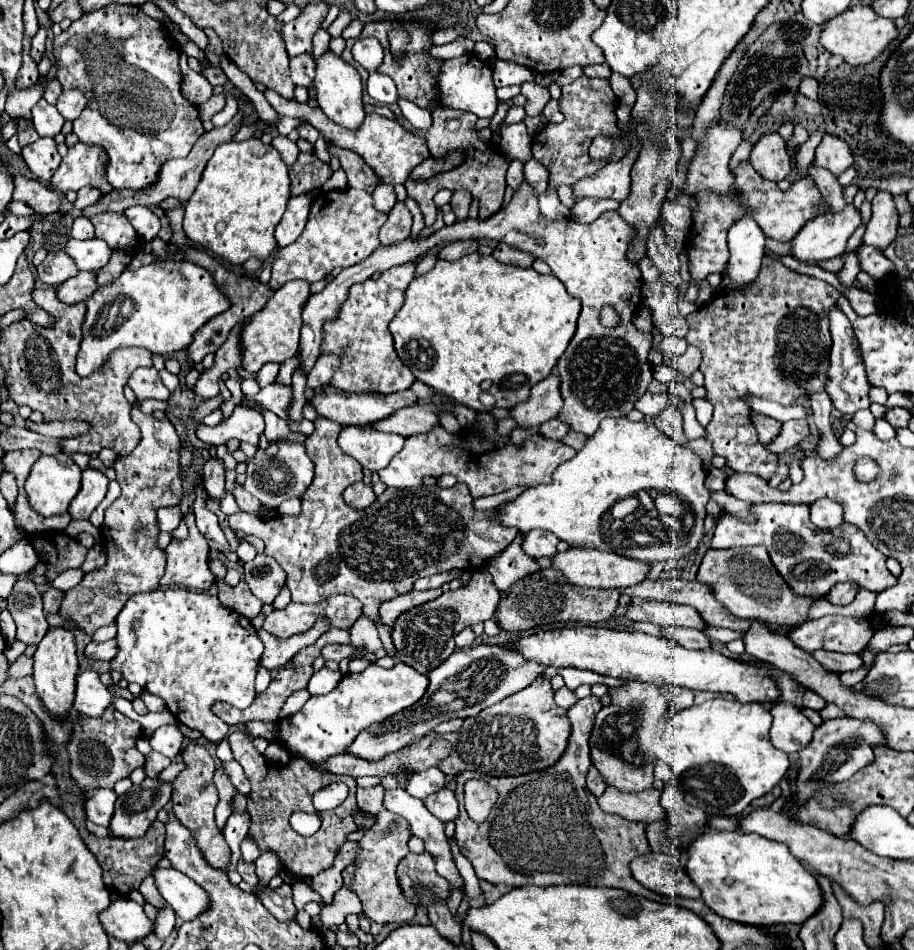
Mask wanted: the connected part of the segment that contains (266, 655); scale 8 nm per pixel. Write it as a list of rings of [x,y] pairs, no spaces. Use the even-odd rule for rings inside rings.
[[[320,617],[312,629],[300,635],[292,635],[288,639],[280,639],[268,631],[258,631],[258,637],[264,641],[264,653],[262,653],[262,665],[268,669],[278,669],[286,665],[300,649],[306,649],[308,645],[314,645],[316,639],[330,629],[330,621],[326,617]]]

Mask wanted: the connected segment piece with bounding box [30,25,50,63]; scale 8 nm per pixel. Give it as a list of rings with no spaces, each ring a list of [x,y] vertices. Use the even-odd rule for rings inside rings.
[[[50,25],[42,27],[42,29],[38,31],[38,35],[34,37],[34,41],[32,41],[32,51],[30,51],[30,55],[32,55],[32,59],[34,59],[36,63],[40,61],[42,53],[44,53],[44,41],[46,41],[46,33],[48,33],[48,27],[50,27]]]

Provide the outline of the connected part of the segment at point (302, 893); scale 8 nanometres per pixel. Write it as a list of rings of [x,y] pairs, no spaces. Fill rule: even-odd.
[[[296,881],[294,885],[292,885],[292,891],[294,891],[294,905],[296,905],[296,909],[304,909],[304,905],[306,903],[310,903],[310,901],[316,901],[316,903],[320,903],[320,905],[324,905],[324,899],[314,891],[314,889],[310,889],[310,885],[306,885],[304,881]]]

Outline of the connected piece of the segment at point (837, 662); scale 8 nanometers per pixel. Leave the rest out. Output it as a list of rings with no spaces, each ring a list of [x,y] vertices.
[[[812,651],[812,657],[830,673],[856,671],[862,665],[860,655],[842,655],[842,653],[832,653],[832,651]]]

